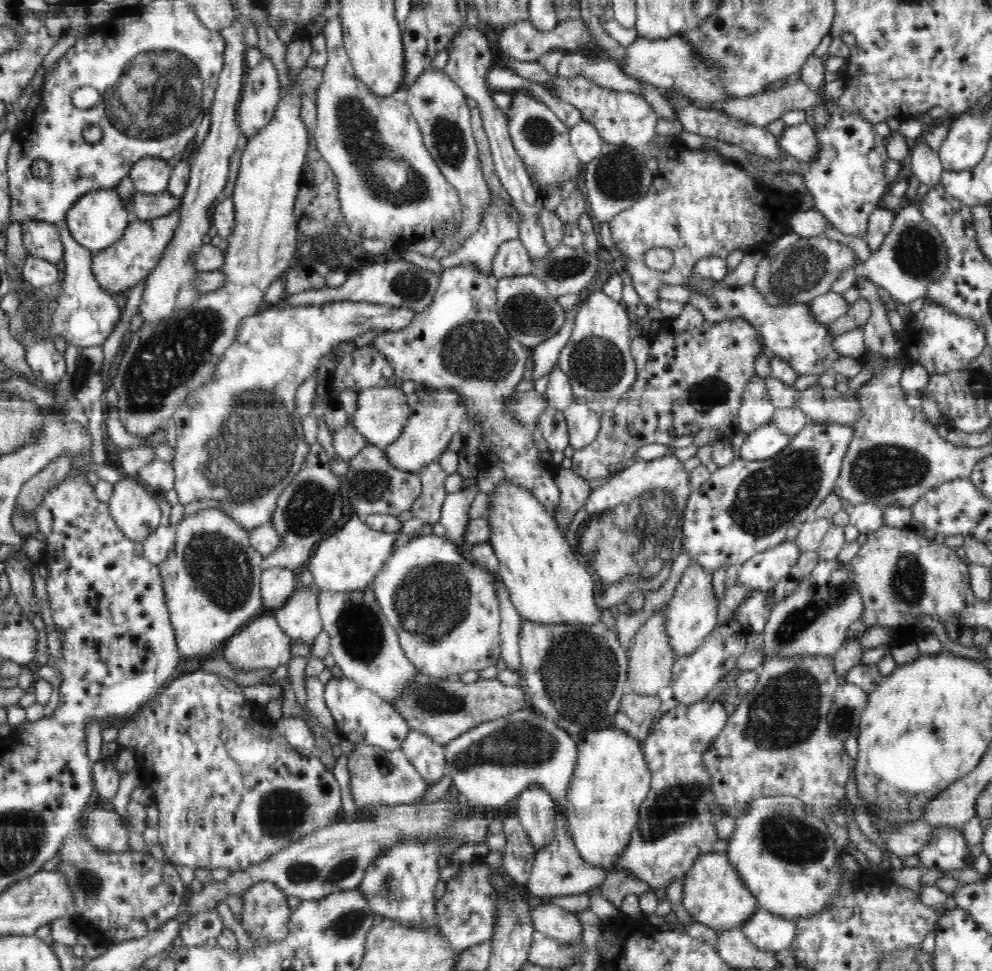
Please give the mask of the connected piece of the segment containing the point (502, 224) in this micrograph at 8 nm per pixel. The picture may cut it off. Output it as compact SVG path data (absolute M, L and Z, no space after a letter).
M490 192L490 206L488 206L488 210L484 212L484 218L482 218L482 224L478 226L478 230L474 231L468 237L468 240L464 240L464 244L453 254L442 258L439 261L440 265L445 269L460 265L473 266L486 276L490 276L494 281L492 265L500 248L500 244L508 240L519 238L518 225L509 217L509 212L512 209L513 206L511 204L496 199Z

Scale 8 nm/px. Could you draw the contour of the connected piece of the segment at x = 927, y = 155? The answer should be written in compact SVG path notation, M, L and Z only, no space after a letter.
M923 139L918 140L912 148L910 156L912 174L928 188L941 184L940 178L945 168L941 163L939 154L930 150L930 147Z

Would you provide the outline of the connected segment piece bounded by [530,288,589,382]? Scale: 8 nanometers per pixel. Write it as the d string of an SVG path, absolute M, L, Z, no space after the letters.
M586 288L579 293L580 298L578 299L578 302L571 310L567 310L565 312L566 320L564 320L562 328L560 328L560 330L558 330L558 332L556 332L552 338L548 338L546 342L542 342L542 344L538 344L538 346L530 350L530 357L532 358L533 364L532 374L534 382L541 376L549 374L551 370L555 368L559 357L559 352L570 340L575 314L577 313L579 306L585 302L588 293L589 291Z

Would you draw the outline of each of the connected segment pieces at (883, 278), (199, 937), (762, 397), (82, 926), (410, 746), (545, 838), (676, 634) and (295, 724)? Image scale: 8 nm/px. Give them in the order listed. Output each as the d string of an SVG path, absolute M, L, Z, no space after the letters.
M918 200L912 203L904 201L895 211L895 219L888 236L882 241L880 248L862 263L865 278L880 288L885 288L891 298L906 306L918 298L925 298L930 282L942 278L946 270L948 250L944 245L944 237L940 235L936 226L924 218L922 209L918 207Z
M202 910L182 924L180 940L184 947L203 946L210 938L217 939L223 932L222 918L215 910Z
M755 373L748 382L748 388L743 392L734 430L750 434L758 426L773 422L772 418L777 408L772 404L766 387L765 378Z
M81 828L68 836L64 846L56 852L57 855L62 859L62 863L56 871L64 873L76 905L76 912L71 919L79 931L101 947L140 940L152 931L160 930L160 927L180 912L186 885L180 879L175 865L152 857L150 852L142 853L131 849L116 854L109 850L100 850L88 840Z
M410 731L401 746L408 760L415 766L427 786L434 786L444 776L446 757L444 745L433 742L428 736Z
M530 786L520 792L517 815L535 850L550 846L556 826L555 800L539 786Z
M690 563L680 578L675 594L663 610L668 644L672 647L675 658L692 654L715 629L719 604L713 590L712 574L701 566Z
M282 717L274 724L278 733L284 736L284 739L292 748L304 756L312 756L315 744L314 735L303 719L299 717Z

